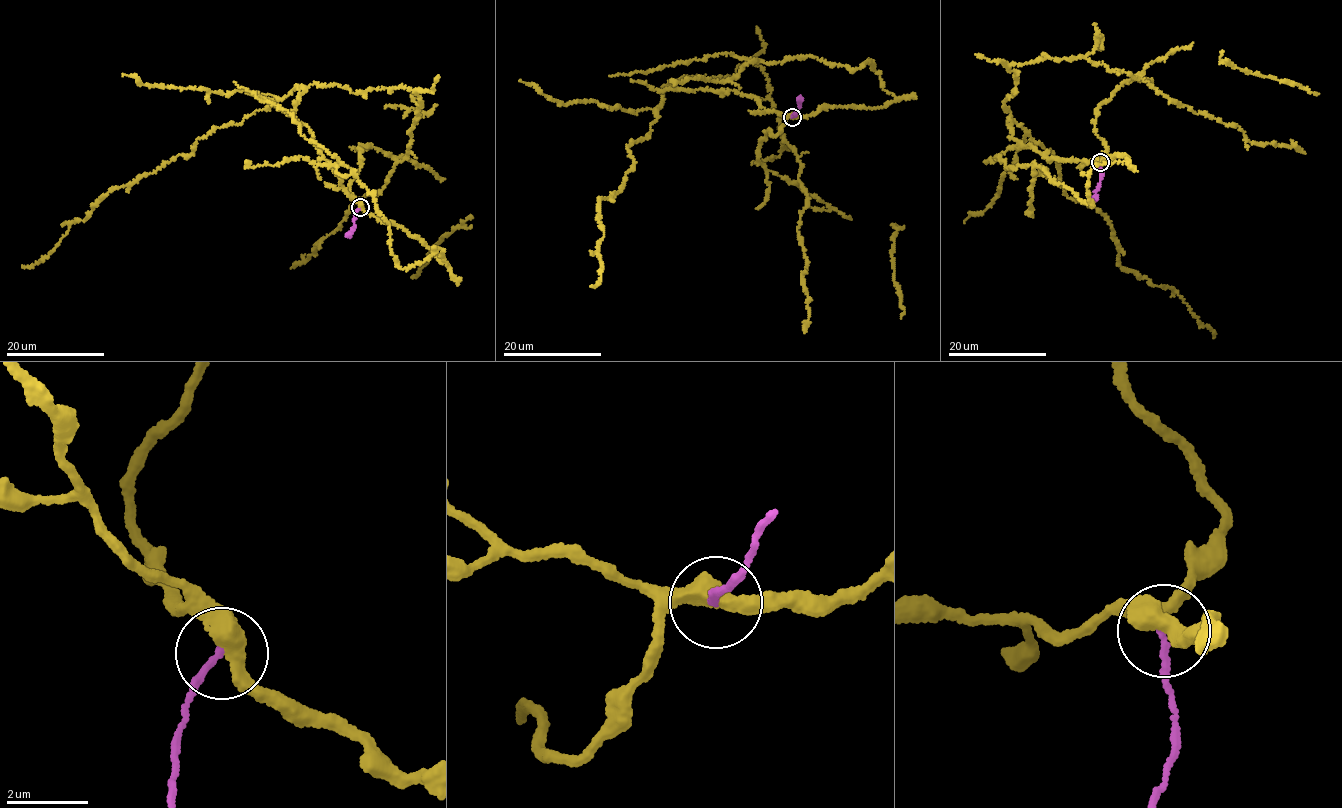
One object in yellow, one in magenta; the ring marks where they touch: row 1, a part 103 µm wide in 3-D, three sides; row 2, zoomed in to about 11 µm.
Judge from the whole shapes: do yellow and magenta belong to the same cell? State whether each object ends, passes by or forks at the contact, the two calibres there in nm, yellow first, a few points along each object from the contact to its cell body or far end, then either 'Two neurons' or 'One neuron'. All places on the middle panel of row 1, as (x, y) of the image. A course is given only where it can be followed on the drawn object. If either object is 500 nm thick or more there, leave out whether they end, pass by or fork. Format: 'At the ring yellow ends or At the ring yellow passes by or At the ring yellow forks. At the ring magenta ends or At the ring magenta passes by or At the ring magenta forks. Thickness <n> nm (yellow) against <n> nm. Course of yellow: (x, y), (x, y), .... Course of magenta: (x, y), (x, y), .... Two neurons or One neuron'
At the ring yellow passes by. At the ring magenta ends. Thickness 440 nm (yellow) against 160 nm. Course of yellow: (792, 117), (734, 90), (668, 85), (721, 81), (746, 63), (767, 78), (807, 199), (804, 332). Course of magenta: (792, 117), (801, 100). Two neurons

